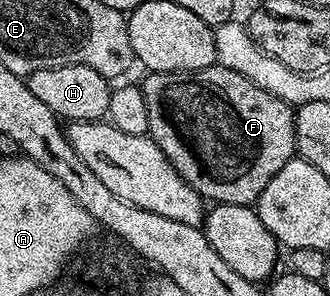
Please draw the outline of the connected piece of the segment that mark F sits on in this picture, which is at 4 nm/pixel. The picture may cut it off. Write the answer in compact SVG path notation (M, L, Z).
M217 64L191 72L177 72L174 74L152 72L147 77L148 79L142 82L142 89L146 96L146 116L150 116L148 134L152 141L158 144L158 148L162 148L166 160L170 160L170 164L174 164L178 176L182 176L182 180L186 180L186 184L190 184L190 188L194 188L199 192L201 198L209 203L219 204L225 202L226 204L238 204L239 206L252 206L256 199L260 197L262 188L266 188L266 184L270 184L270 180L274 180L277 172L296 154L296 115L293 107L282 100L278 100L278 96L270 96L270 92L258 88L258 84L250 84L250 80L246 80L246 76L238 76L238 72L230 72L230 68Z

